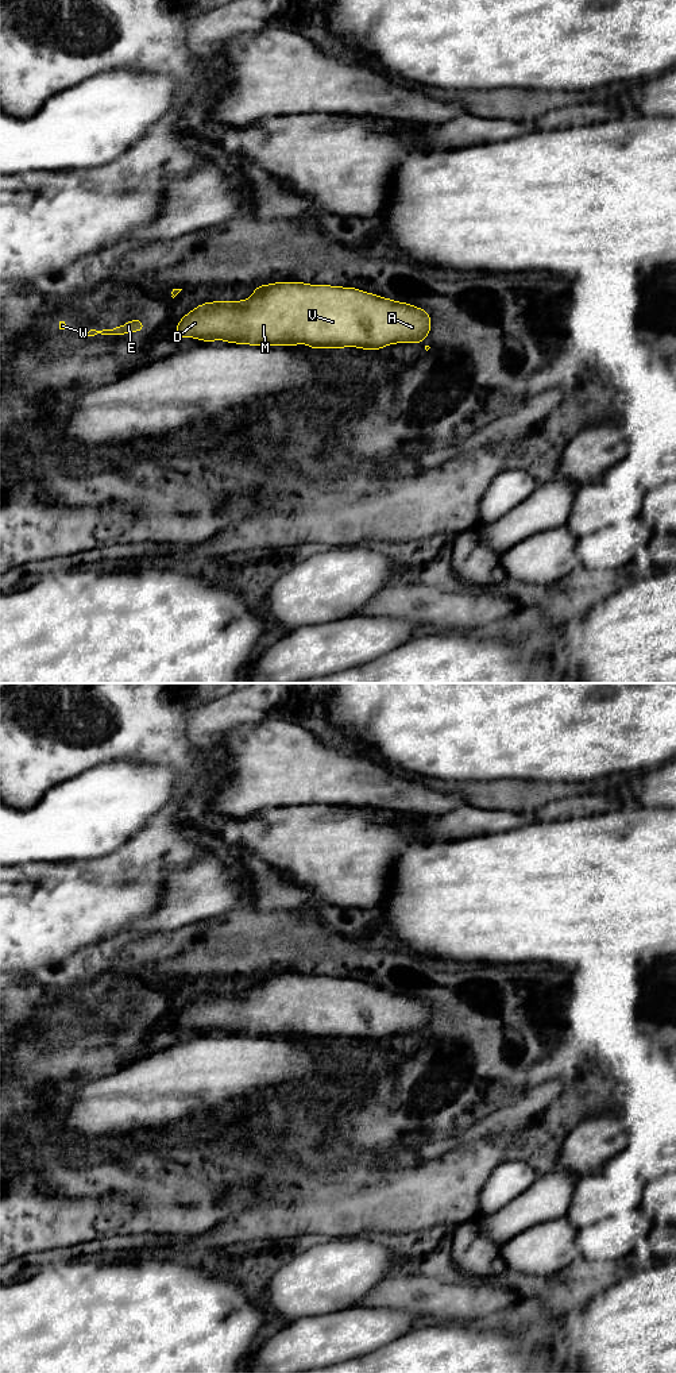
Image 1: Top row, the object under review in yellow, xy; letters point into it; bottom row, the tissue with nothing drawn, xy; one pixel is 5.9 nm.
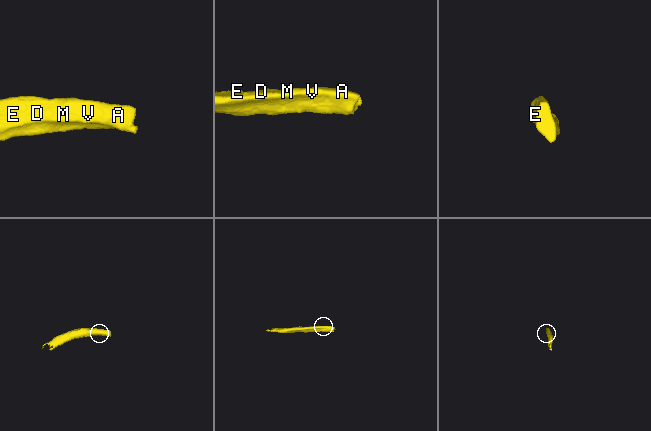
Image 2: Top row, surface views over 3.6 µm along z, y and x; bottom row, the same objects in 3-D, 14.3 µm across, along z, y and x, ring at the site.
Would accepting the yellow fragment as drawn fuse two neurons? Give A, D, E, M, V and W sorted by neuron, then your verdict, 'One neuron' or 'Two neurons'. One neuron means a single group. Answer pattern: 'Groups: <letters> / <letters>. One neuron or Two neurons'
Groups: A D E M V W. One neuron

